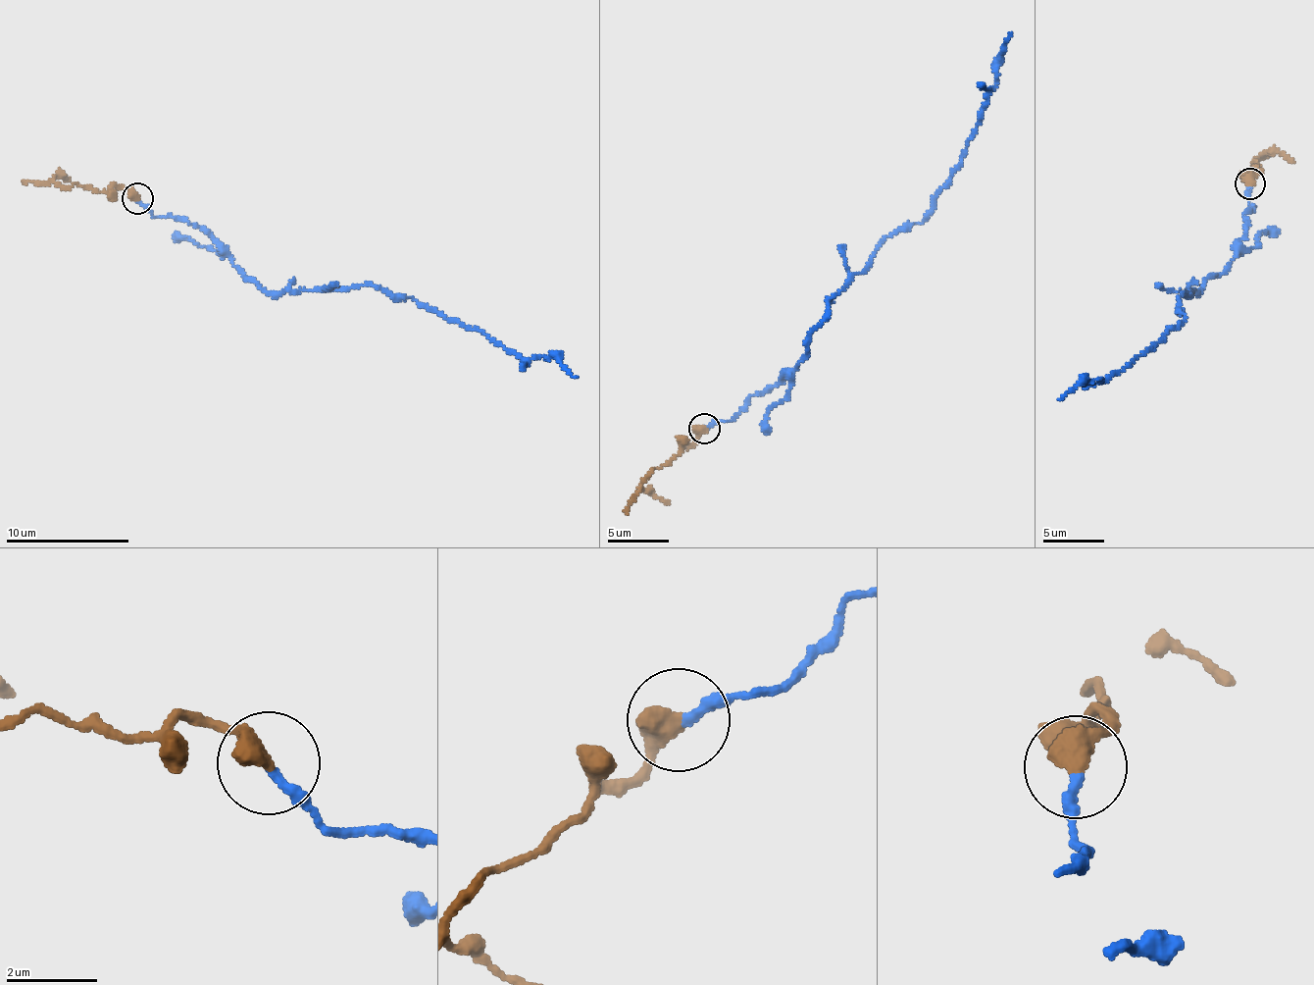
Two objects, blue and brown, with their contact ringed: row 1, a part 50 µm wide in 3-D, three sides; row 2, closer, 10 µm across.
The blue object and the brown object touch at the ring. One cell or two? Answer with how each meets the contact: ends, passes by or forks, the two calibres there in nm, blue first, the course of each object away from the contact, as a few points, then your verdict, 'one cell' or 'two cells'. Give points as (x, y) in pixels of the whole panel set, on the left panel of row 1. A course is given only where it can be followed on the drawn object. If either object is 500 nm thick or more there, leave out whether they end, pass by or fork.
calibres 240 and 550 nm; course blue (136, 199), (154, 217), (182, 218), (213, 239), (268, 292), (376, 285), (524, 358), (559, 359), (578, 377); course brown (136, 199), (121, 185), (97, 192), (73, 183), (53, 182), (63, 173), (68, 181); two cells

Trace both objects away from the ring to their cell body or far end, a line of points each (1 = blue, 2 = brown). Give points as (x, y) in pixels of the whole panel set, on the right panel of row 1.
1: (1250, 184), (1244, 235), (1223, 274), (1180, 296), (1184, 322), (1122, 371), (1078, 382), (1060, 399)
2: (1250, 184), (1258, 170), (1254, 173), (1253, 159), (1280, 152), (1294, 162)

